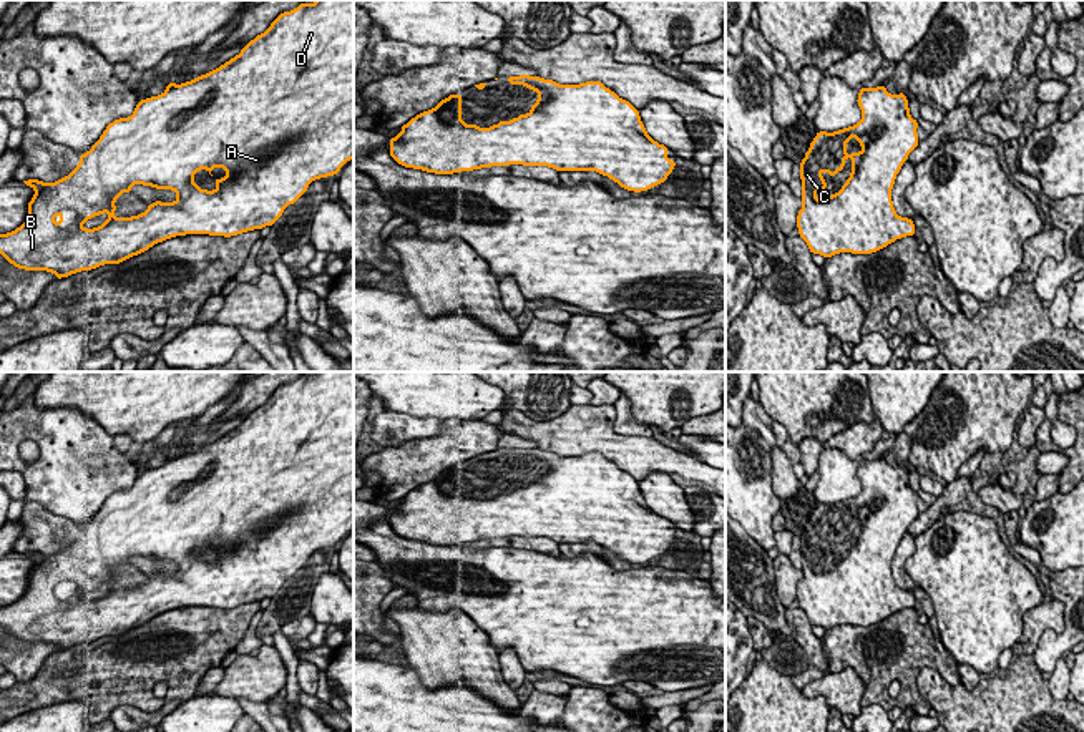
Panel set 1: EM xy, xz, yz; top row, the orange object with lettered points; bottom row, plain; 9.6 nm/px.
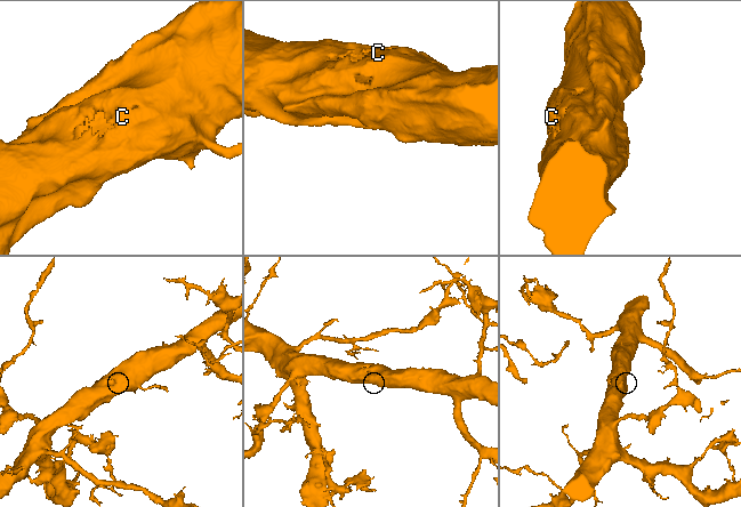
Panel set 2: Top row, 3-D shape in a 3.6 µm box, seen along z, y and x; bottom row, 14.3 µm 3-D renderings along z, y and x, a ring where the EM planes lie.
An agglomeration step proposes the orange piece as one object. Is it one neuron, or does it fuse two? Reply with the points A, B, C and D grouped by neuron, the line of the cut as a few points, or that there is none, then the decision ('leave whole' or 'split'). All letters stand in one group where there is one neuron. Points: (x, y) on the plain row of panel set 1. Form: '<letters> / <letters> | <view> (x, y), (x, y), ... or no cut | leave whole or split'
A B C D | no cut | leave whole

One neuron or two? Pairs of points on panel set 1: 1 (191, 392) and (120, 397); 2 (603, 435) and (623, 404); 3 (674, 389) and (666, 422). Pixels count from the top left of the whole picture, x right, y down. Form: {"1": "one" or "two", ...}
{"1": "one", "2": "two", "3": "one"}

